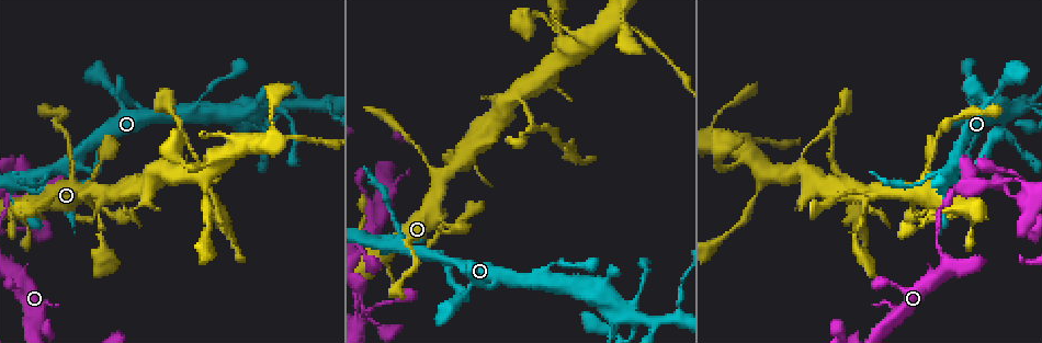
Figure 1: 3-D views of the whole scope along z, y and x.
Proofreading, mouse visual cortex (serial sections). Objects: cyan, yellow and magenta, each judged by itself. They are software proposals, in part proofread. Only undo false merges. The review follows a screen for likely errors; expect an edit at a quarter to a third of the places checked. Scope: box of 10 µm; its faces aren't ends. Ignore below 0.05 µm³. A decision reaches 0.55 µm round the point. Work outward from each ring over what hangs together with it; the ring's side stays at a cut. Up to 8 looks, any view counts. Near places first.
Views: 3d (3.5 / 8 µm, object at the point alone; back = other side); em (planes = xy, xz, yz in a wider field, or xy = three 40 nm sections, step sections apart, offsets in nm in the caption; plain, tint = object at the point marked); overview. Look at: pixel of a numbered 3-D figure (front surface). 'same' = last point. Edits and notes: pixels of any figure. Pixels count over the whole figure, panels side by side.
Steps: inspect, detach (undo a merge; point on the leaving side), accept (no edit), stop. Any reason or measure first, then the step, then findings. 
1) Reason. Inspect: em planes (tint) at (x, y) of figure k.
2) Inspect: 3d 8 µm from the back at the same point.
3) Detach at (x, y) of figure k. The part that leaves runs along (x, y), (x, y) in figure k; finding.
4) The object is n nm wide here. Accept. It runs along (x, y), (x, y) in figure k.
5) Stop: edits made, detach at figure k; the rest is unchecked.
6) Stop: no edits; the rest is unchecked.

Sharp bend. Inspect: 3d 3.5 µm at (370, 265) of figure 1.

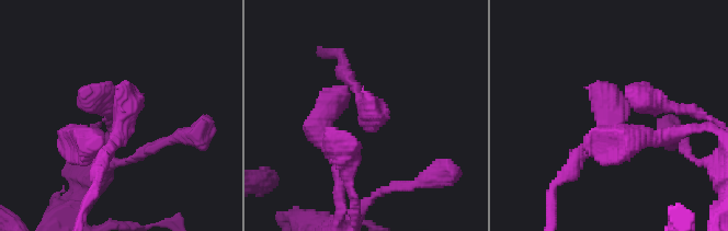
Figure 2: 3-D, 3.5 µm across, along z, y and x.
Inspect: em xy step 5 (tint) at (370, 112) of figure 2.

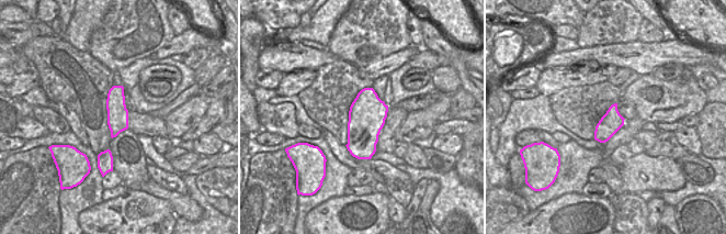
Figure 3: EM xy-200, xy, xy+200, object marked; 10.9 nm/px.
Inspect: em xy step 2 (tint) at the same point.

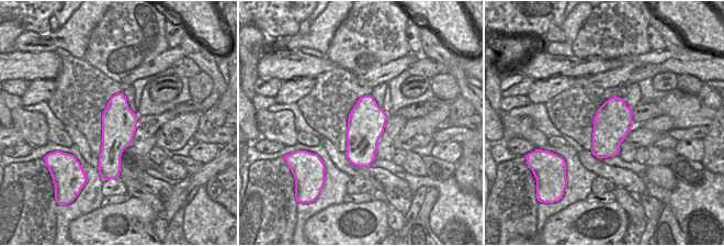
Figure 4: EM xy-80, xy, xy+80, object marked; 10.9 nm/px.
Accept. All the same cell.

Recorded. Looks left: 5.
Thick turns thin. Inspect: 3d 8 µm at (800, 173) of figure 1.

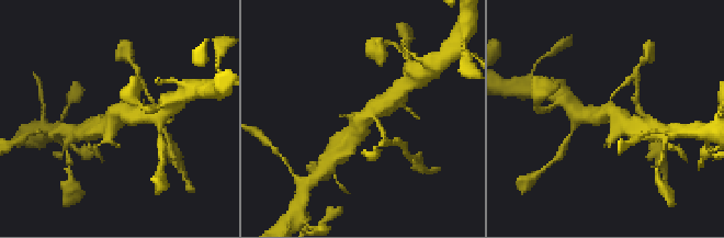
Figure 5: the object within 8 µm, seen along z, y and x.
3 arms meet here; the arms are 100, 500, 600 nm wide. Inspect: em xy step 1 (tint) at the same point.

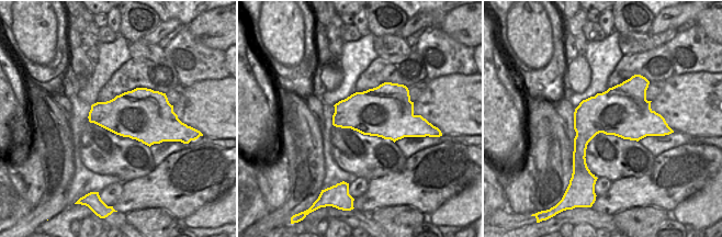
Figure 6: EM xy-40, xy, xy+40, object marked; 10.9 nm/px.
The object is 550 nm wide here. Accept. It runs along (353, 136), (359, 125), (395, 93) in figure 5; all the same cell.

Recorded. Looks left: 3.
Narrows sharply. Inspect: 3d 8 µm at (638, 317) of figure 1.

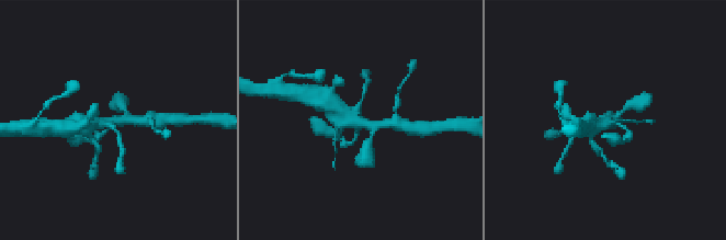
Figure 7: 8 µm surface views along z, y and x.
4 arms meet here; the arms are 150, 150, 250, 400 nm wide. Inspect: em planes (tint) at the same point.

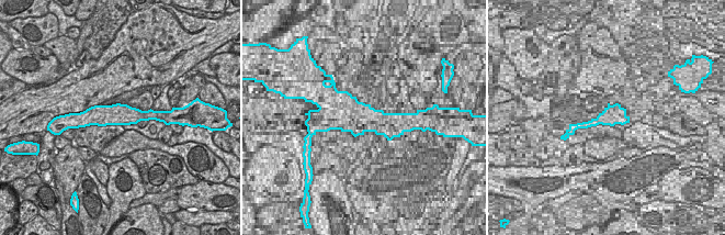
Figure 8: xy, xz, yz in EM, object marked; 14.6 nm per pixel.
The object is 320 nm wide here. Accept. It runs along (331, 106), (369, 126), (392, 123) in figure 7; one cell here.

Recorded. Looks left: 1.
Stop: no edits; the rest is unchecked.

